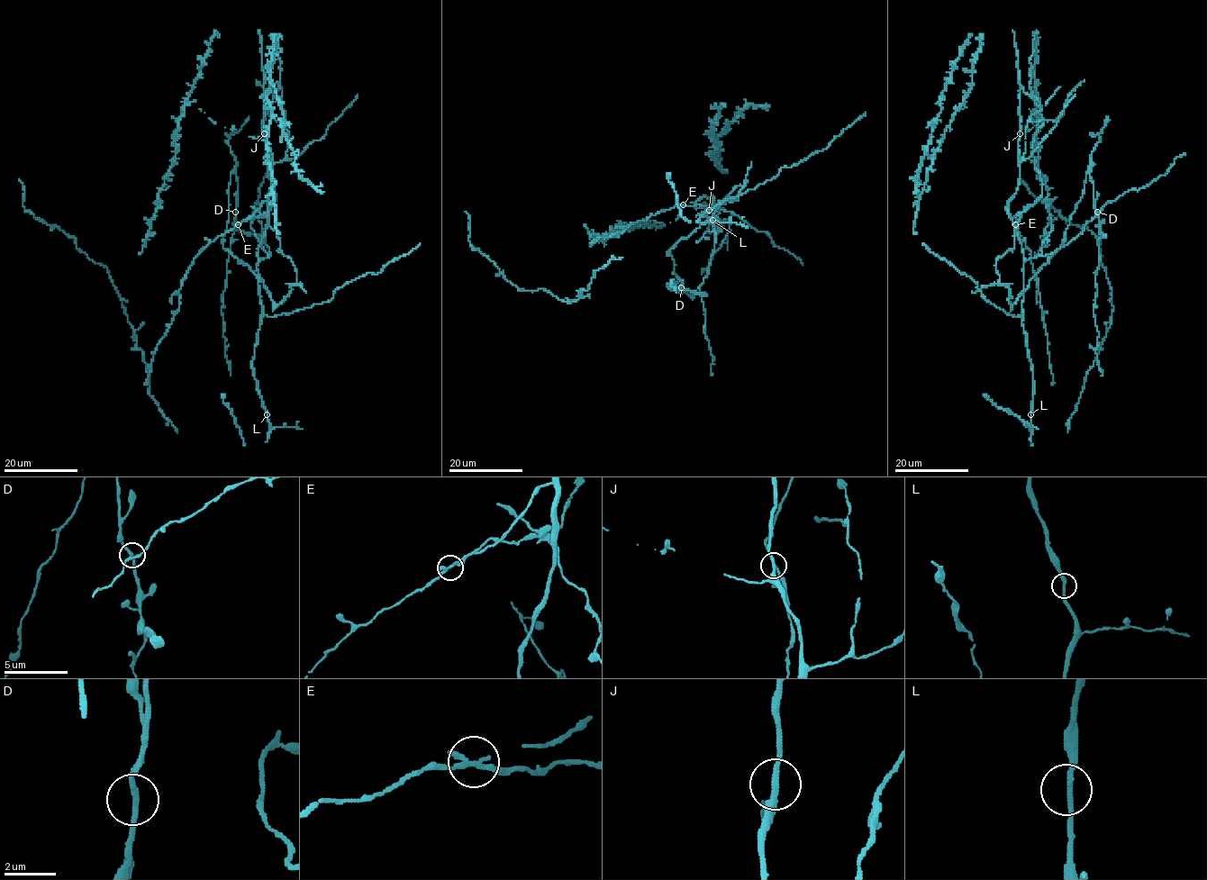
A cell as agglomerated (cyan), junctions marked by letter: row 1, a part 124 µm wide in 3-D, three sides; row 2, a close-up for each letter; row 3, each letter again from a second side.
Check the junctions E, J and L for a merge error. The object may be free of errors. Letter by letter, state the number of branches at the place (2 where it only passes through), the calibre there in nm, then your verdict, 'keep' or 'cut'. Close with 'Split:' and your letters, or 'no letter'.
E: 2 | 240 nm | cut
J: 2 | 240 nm | keep
L: 2 | 240 nm | keep
Split: E

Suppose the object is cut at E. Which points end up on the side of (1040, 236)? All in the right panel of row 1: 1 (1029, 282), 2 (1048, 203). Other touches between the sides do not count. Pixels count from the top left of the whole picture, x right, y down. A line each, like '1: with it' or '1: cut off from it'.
1: cut off from it
2: with it

